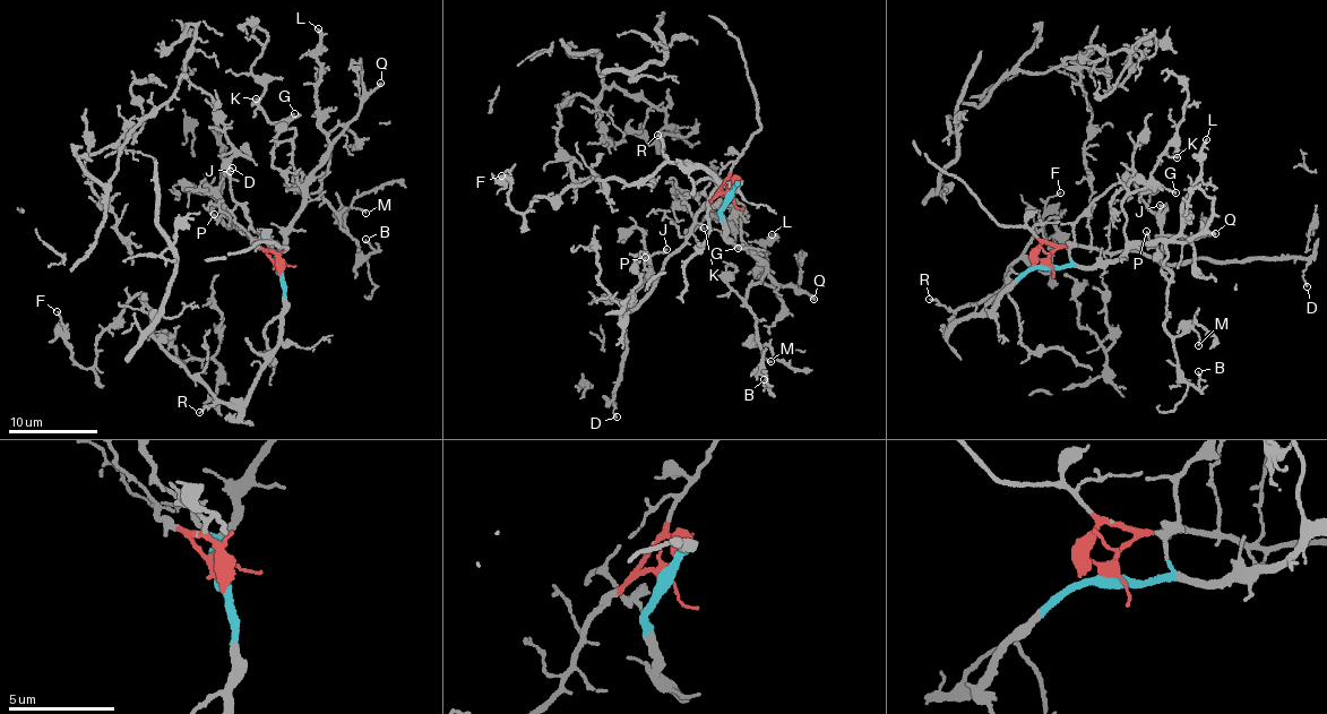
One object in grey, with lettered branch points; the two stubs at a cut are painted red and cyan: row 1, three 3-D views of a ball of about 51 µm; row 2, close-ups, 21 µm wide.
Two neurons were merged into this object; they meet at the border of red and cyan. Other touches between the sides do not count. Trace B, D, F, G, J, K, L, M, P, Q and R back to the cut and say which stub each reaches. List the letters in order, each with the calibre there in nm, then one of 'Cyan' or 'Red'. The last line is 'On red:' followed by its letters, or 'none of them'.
B: Thickness 110 nm. Cyan
D: Thickness 120 nm. Red
F: Thickness 80 nm. Cyan
G: Thickness 120 nm. Cyan
J: Thickness 170 nm. Red
K: Thickness 110 nm. Cyan
L: Thickness 280 nm. Cyan
M: Thickness 120 nm. Cyan
P: Thickness 100 nm. Red
Q: Thickness 180 nm. Cyan
R: Thickness 90 nm. Cyan
On red: D, J, P

